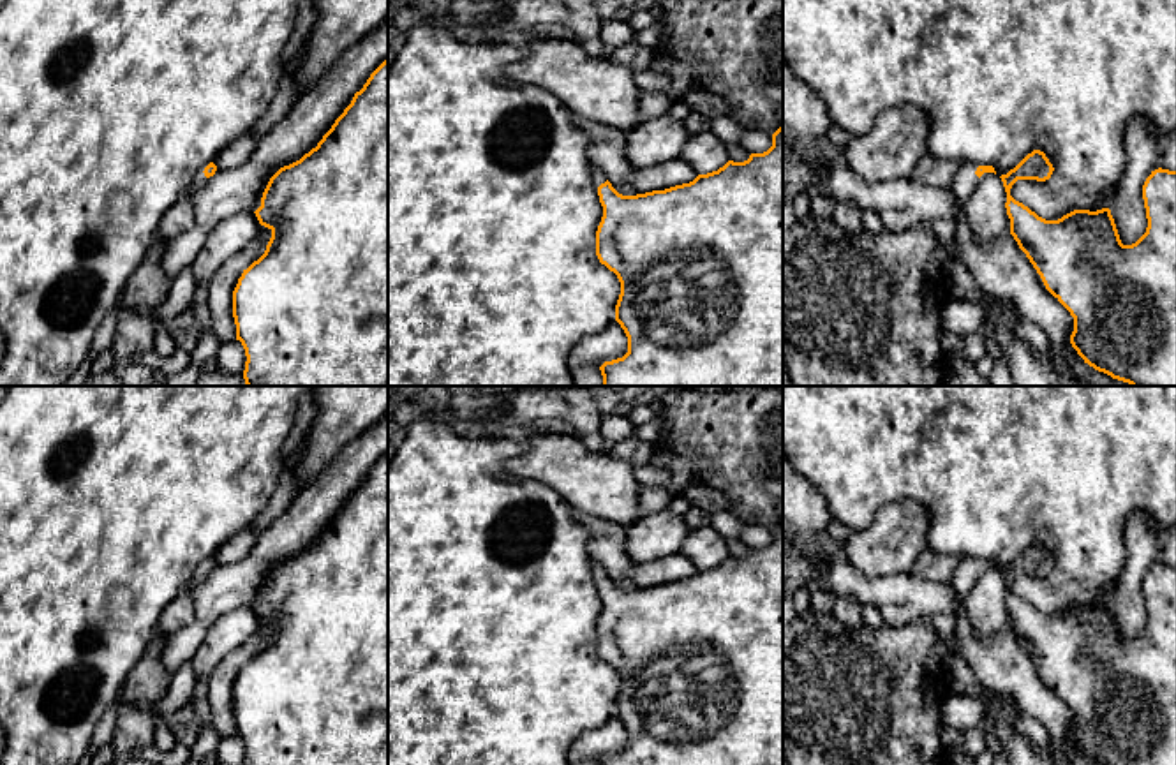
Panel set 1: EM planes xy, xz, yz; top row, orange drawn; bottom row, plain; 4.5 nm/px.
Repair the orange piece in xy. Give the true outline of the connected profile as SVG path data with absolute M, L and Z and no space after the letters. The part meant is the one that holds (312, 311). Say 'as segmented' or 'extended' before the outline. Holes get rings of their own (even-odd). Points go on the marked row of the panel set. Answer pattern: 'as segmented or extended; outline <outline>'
as segmented; outline M388 58L316 148L280 167L254 212L272 231L264 254L233 291L247 386L388 386Z

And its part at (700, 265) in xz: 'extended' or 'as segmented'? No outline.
extended

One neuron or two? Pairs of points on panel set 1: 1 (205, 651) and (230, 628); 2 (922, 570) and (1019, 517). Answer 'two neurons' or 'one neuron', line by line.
1: one neuron
2: two neurons

